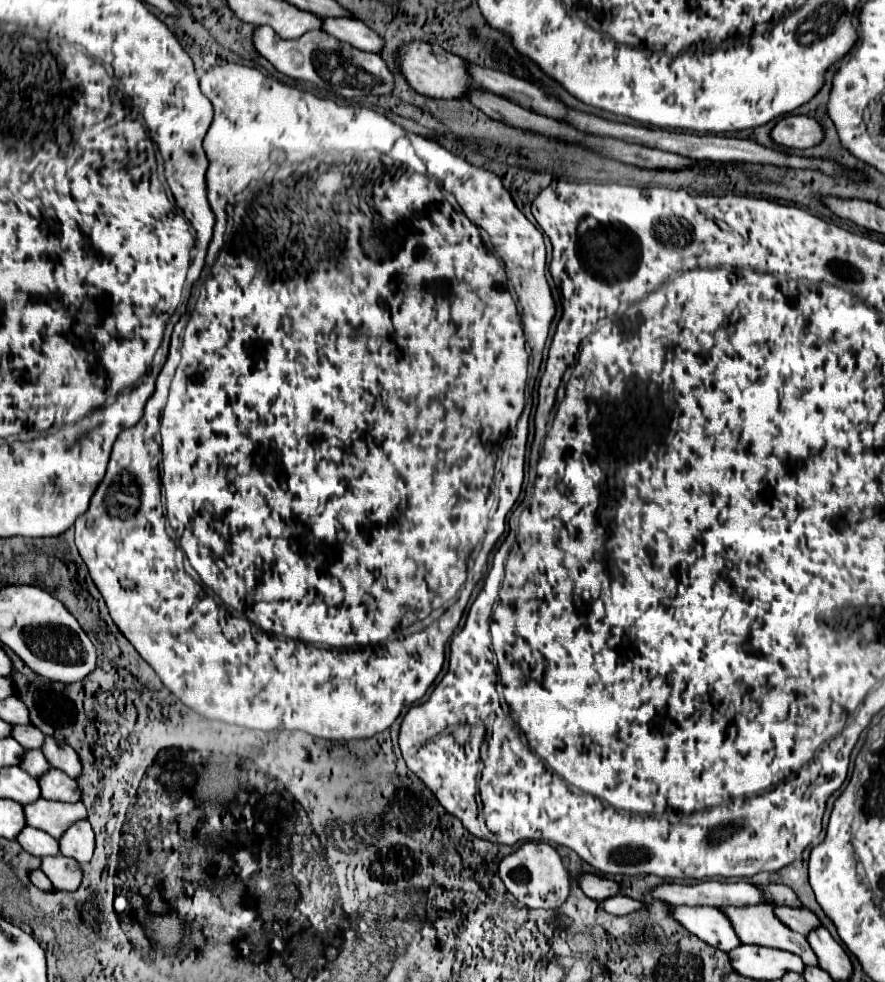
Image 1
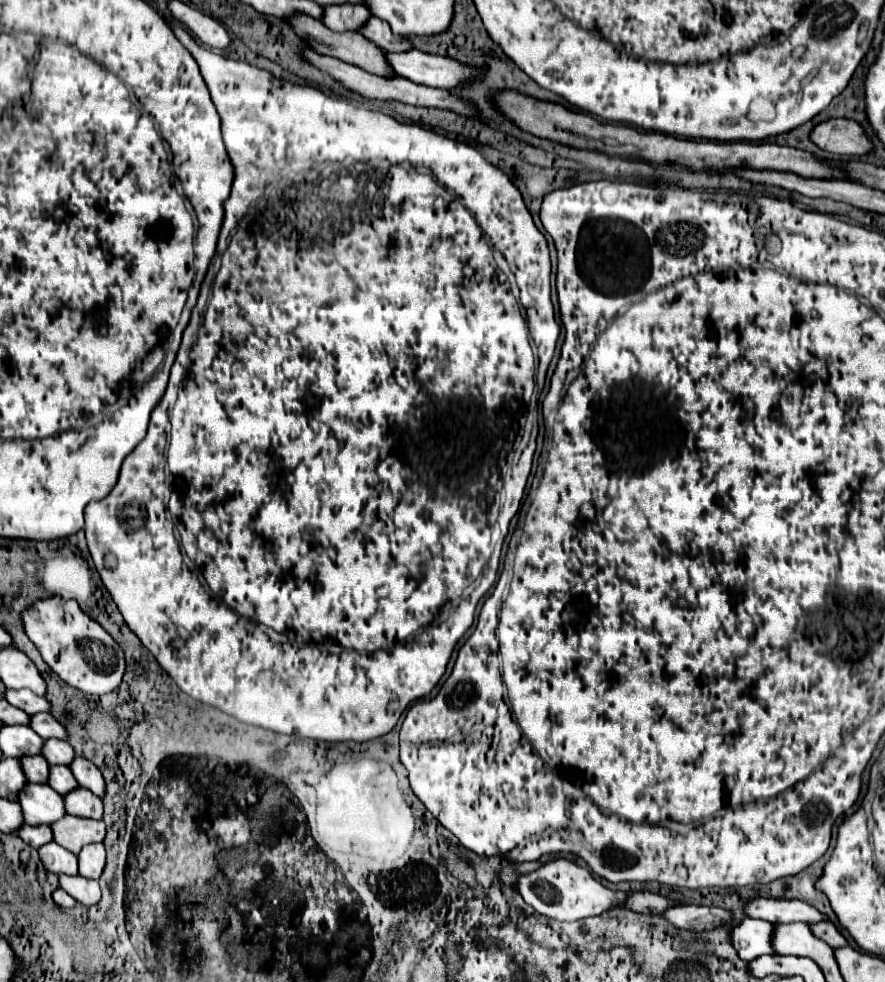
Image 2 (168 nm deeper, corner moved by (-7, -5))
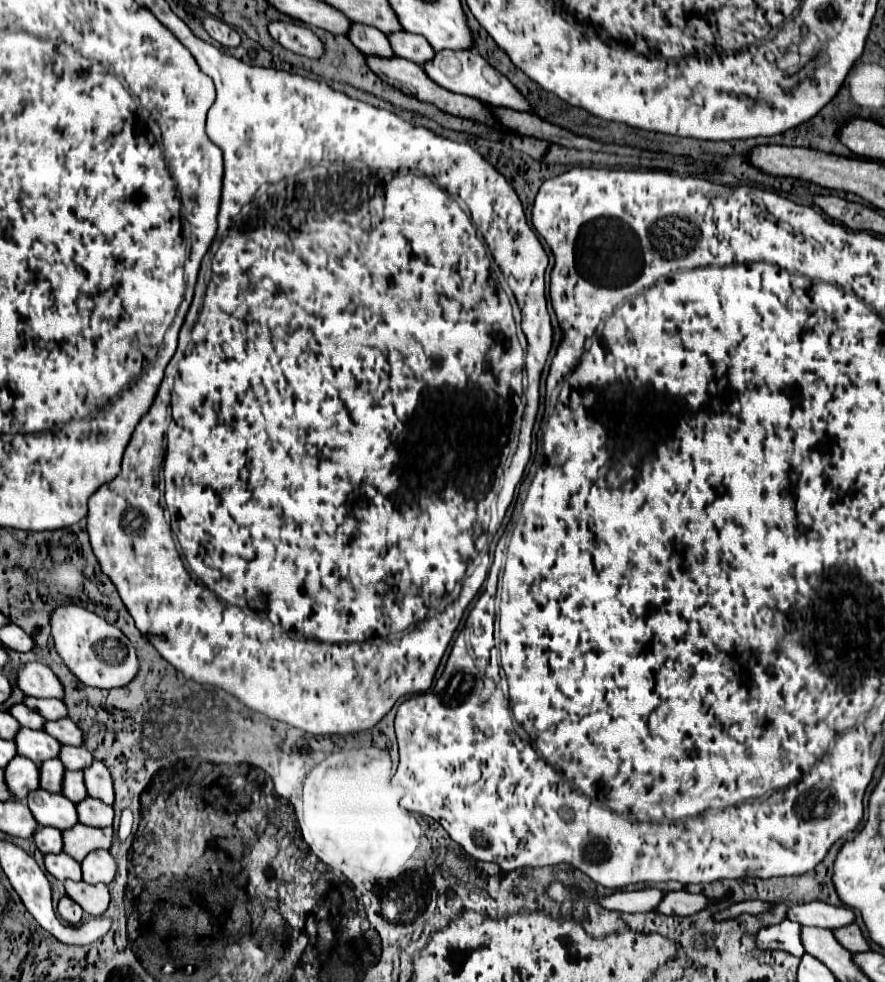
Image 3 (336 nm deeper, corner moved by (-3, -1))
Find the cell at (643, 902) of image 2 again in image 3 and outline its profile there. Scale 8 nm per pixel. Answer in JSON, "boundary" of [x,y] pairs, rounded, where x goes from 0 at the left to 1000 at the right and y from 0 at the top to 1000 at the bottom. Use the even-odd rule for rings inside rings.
{"boundary":[[[758,907],[749,911],[749,918],[742,922],[742,930],[749,932],[785,932],[797,926],[801,915],[797,911],[783,911],[776,907]]]}

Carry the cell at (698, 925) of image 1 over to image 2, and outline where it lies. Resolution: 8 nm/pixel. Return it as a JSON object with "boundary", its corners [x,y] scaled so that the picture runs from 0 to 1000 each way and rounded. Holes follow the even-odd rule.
{"boundary":[[[844,934],[831,942],[826,950],[826,958],[840,979],[851,979],[860,973],[878,973],[873,966],[876,942],[869,938]]]}

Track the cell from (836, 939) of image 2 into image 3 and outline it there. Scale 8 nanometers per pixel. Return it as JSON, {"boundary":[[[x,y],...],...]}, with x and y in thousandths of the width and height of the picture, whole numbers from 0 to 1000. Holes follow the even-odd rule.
{"boundary":[[[966,940],[955,942],[955,944],[950,944],[950,946],[941,946],[941,952],[944,952],[944,956],[946,956],[957,968],[962,968],[962,970],[982,968],[982,962],[980,962],[977,954],[975,954],[973,946],[971,946]]]}

